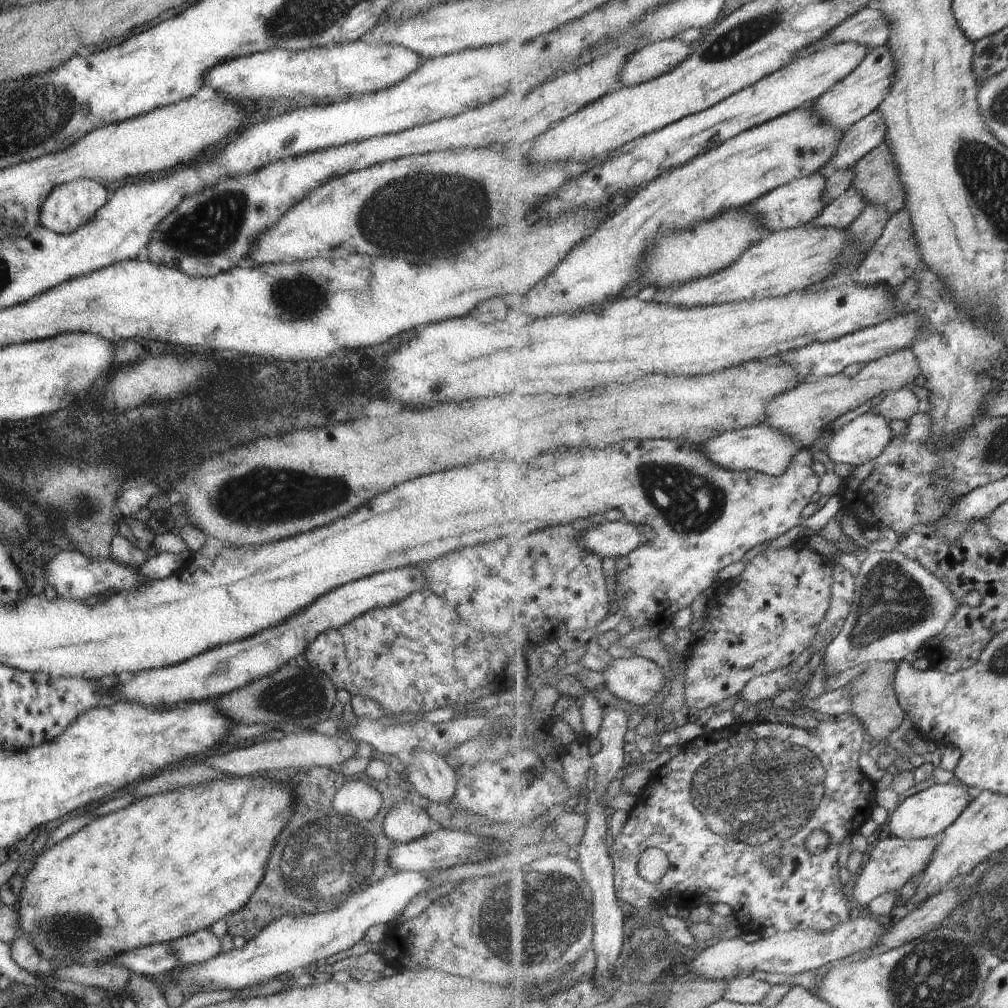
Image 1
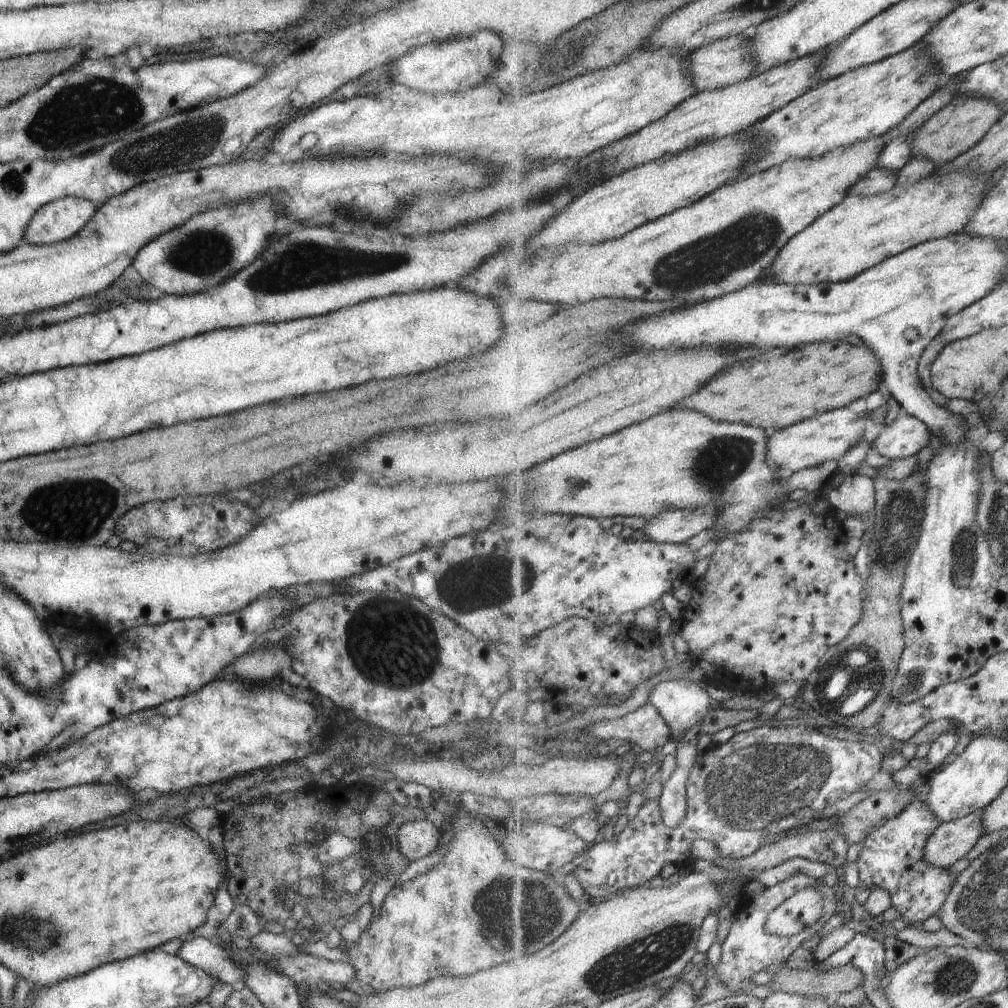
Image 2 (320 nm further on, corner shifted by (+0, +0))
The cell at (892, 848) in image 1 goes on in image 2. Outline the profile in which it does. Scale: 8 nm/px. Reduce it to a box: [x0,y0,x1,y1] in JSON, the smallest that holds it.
[926,811,985,869]

